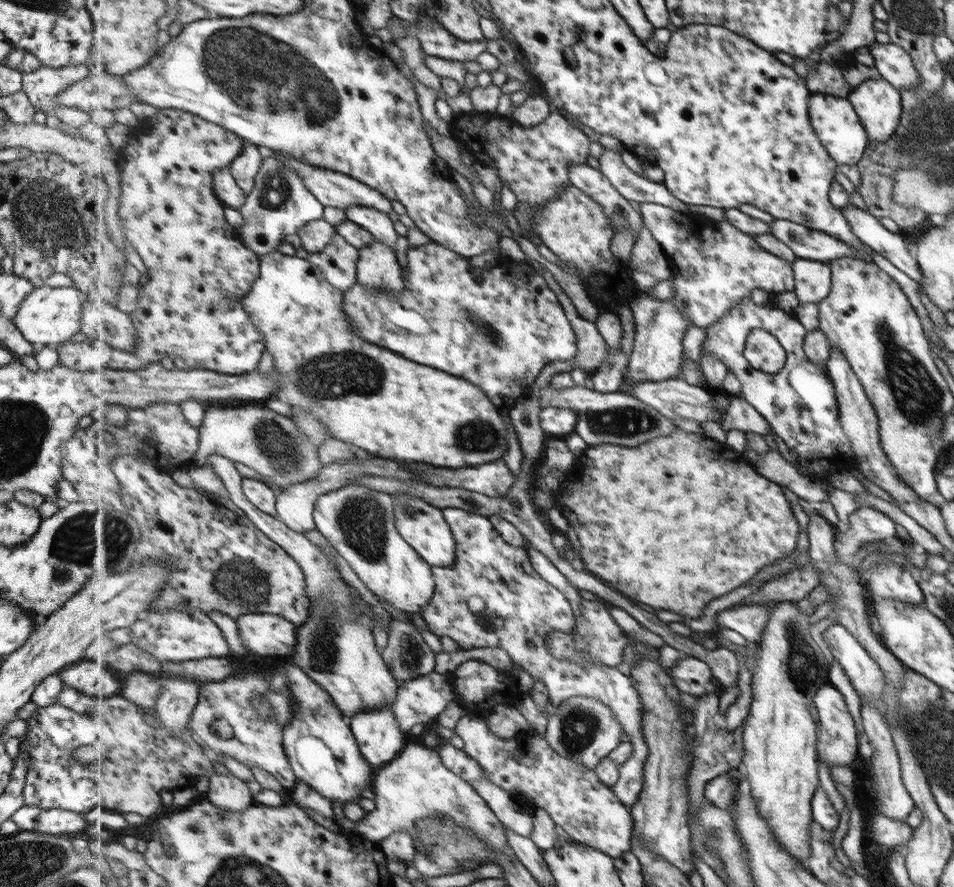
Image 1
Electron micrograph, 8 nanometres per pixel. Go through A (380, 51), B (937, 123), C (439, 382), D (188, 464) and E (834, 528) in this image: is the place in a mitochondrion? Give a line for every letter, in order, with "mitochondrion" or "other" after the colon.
A: other
B: mitochondrion
C: other
D: other
E: other

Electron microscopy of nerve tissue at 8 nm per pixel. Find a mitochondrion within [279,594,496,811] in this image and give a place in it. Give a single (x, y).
(323, 652)

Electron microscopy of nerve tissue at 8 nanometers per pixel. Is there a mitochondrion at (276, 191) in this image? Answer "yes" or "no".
yes

